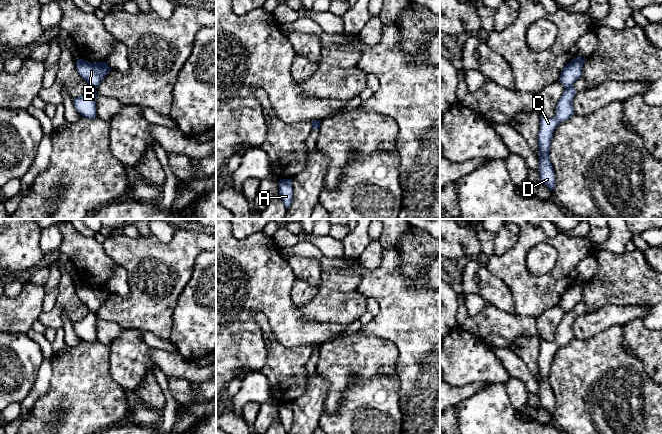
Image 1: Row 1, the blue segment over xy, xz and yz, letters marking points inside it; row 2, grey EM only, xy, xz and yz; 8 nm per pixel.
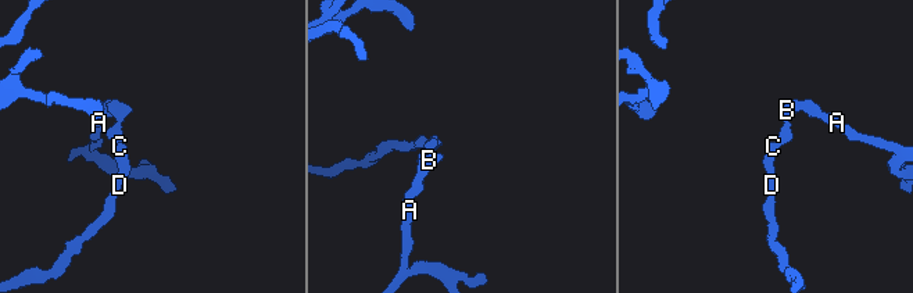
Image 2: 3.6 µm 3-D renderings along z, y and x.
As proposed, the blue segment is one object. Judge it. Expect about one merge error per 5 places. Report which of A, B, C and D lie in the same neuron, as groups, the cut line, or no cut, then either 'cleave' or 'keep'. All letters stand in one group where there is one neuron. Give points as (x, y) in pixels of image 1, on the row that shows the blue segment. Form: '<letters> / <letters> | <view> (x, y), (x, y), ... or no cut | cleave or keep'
A B / C D | yz (572, 86), (565, 88) | cleave

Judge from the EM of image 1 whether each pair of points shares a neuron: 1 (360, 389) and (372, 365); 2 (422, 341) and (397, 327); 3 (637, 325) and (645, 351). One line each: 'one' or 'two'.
1: two
2: one
3: one

